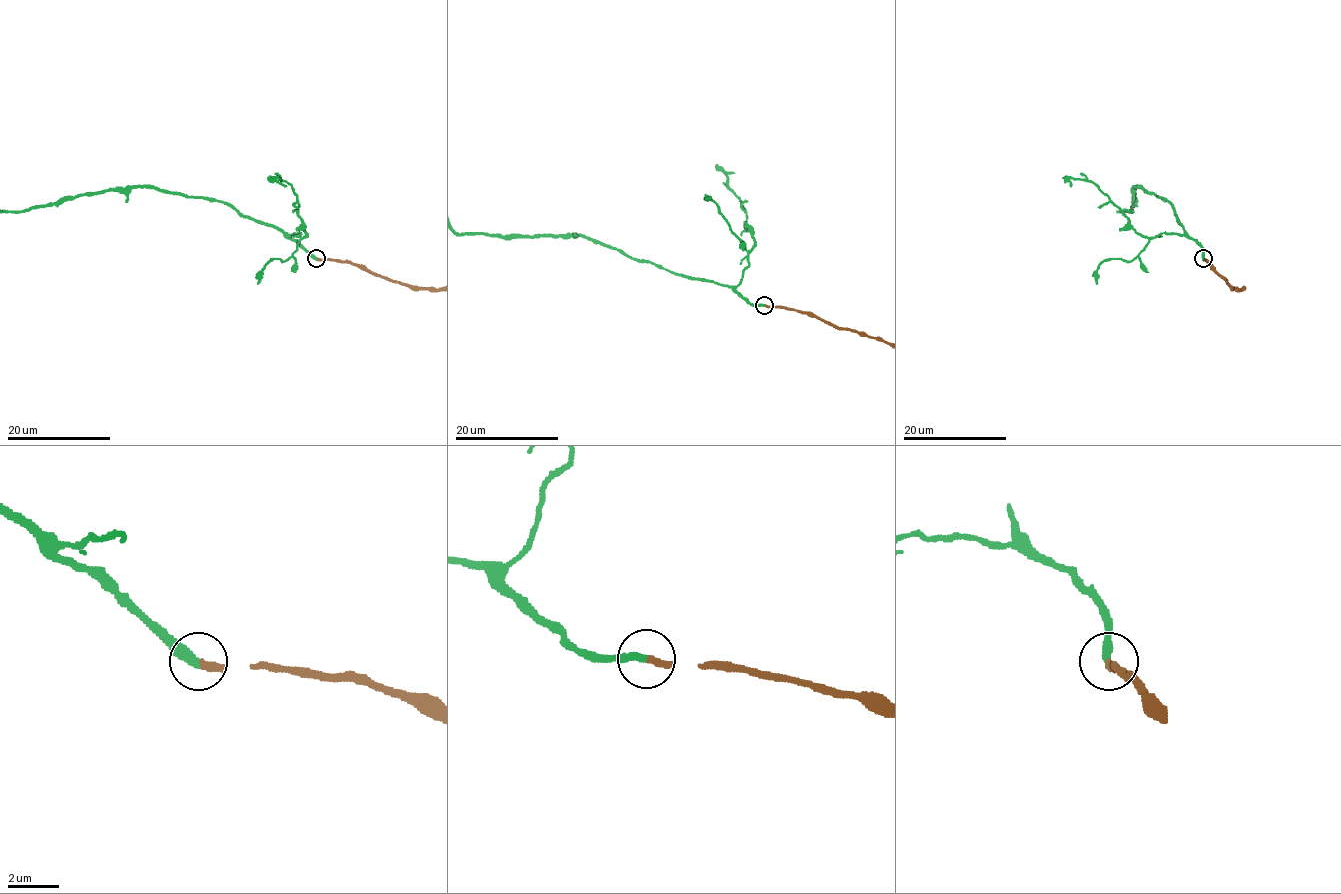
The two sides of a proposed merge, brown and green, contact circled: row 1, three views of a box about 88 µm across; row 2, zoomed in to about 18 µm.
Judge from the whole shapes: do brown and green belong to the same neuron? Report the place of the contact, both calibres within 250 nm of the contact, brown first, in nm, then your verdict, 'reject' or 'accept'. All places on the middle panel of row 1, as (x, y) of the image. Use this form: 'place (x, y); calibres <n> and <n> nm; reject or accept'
place (764, 305); calibres 280 and 340 nm; accept

